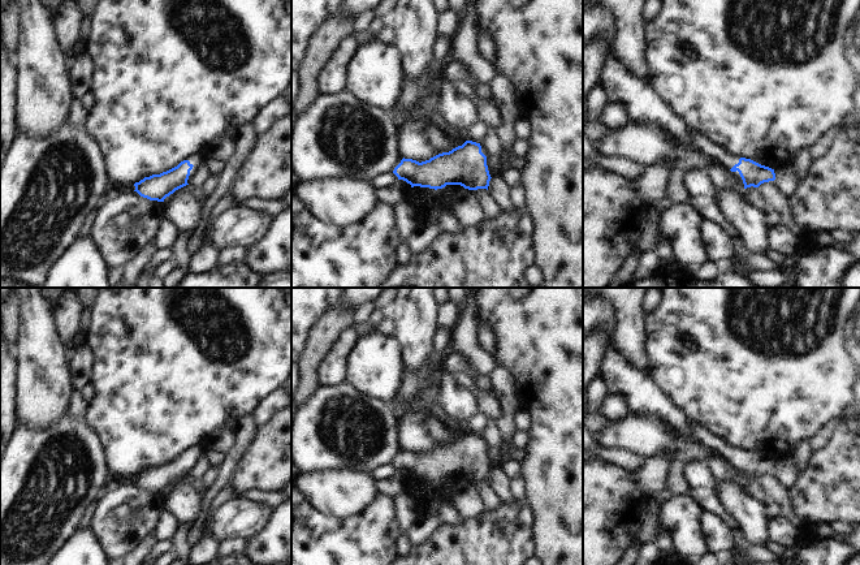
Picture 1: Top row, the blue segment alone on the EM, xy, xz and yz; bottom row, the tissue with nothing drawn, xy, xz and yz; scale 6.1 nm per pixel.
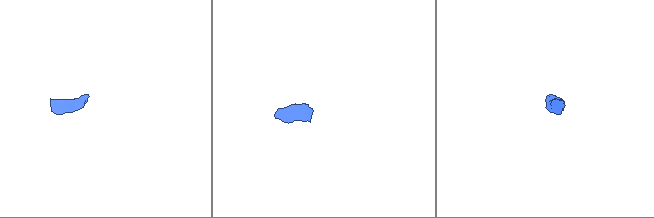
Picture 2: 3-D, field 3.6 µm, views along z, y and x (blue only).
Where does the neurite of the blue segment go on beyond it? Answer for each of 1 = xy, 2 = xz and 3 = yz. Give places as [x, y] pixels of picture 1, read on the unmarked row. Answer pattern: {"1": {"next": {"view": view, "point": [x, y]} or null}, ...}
{"1": {"next": {"view": "xy", "point": [193, 451]}}, "2": {"next": null}, "3": {"next": {"view": "yz", "point": [704, 435]}}}

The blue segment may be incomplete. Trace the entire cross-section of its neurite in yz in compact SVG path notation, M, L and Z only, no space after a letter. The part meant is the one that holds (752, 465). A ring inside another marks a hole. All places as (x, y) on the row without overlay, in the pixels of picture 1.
M690 419L697 439L705 444L708 448L717 449L727 461L731 463L739 463L744 480L759 479L764 474L774 473L774 461L761 457L751 450L736 449L735 447L727 444L721 437L713 435L706 427Z

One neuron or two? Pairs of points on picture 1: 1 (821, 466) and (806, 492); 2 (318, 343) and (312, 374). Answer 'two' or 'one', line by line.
1: one
2: one

